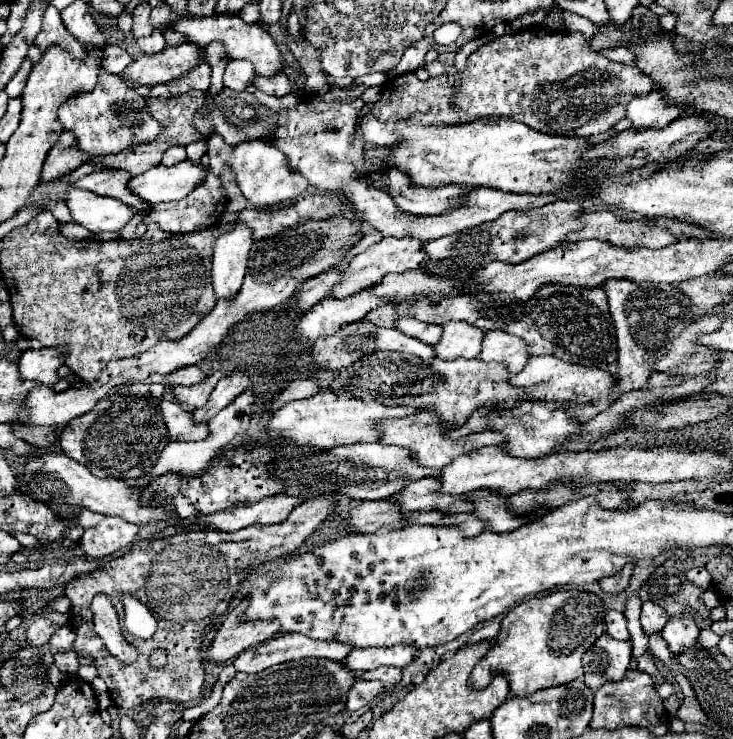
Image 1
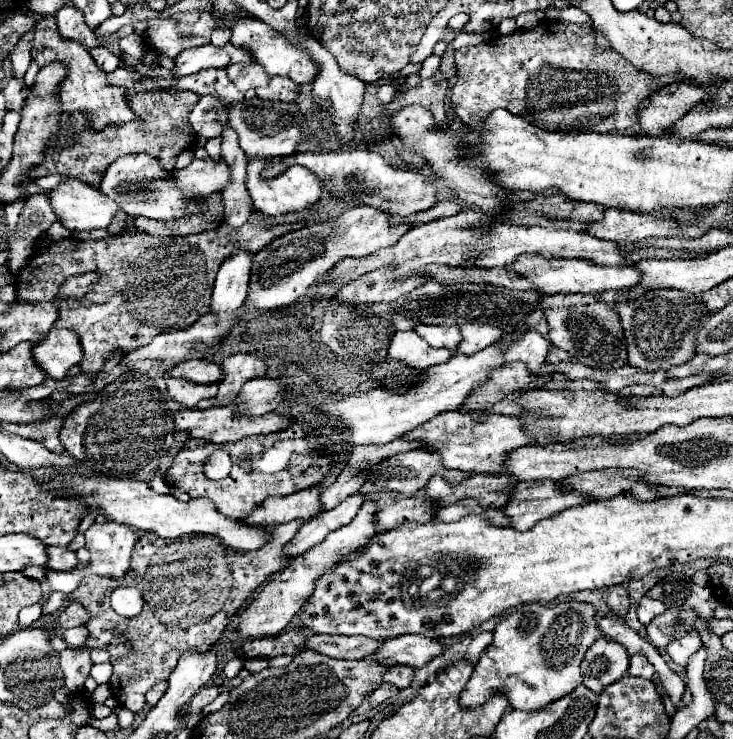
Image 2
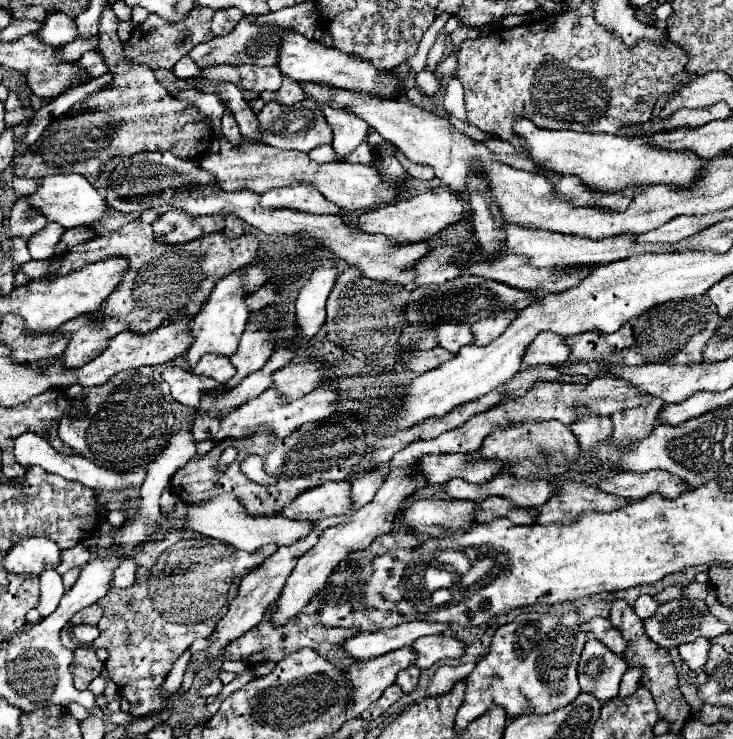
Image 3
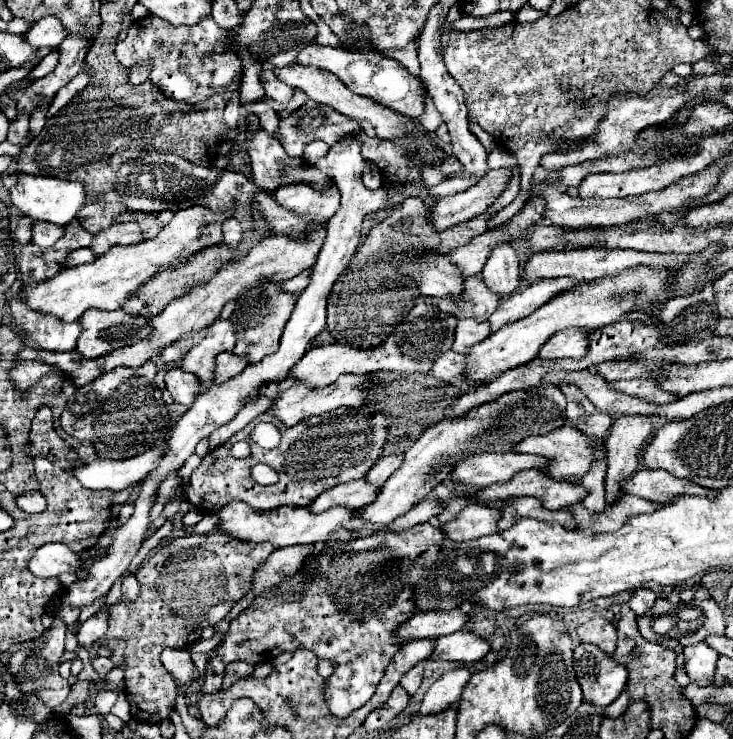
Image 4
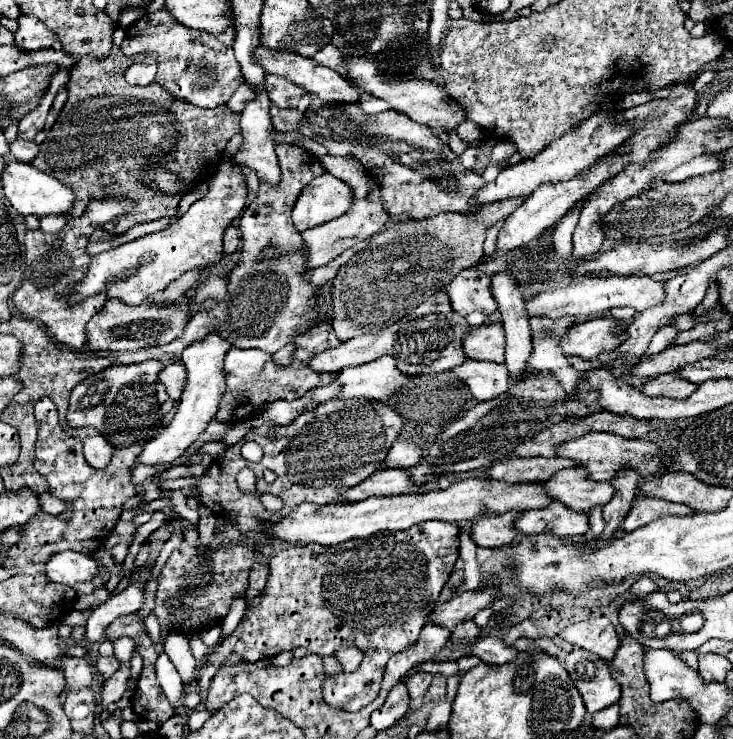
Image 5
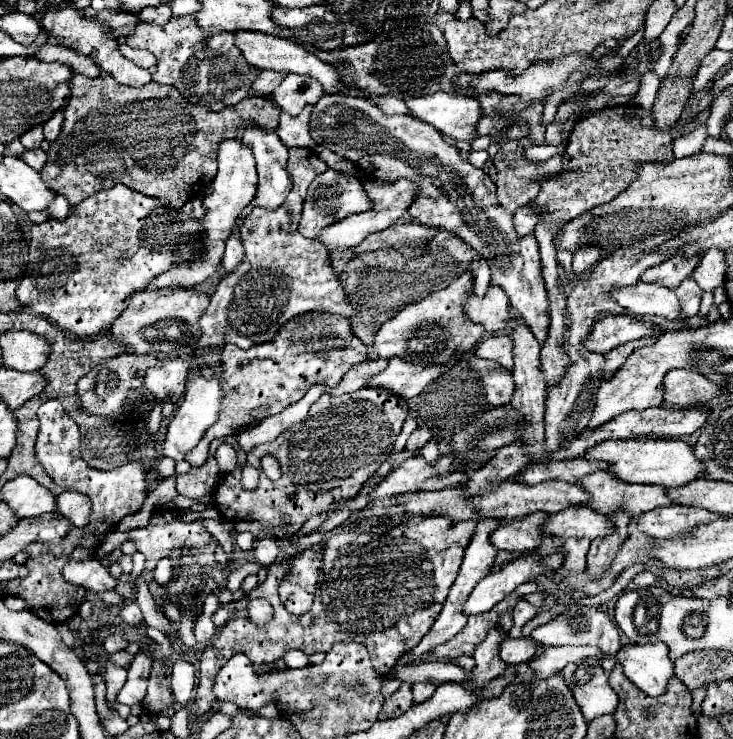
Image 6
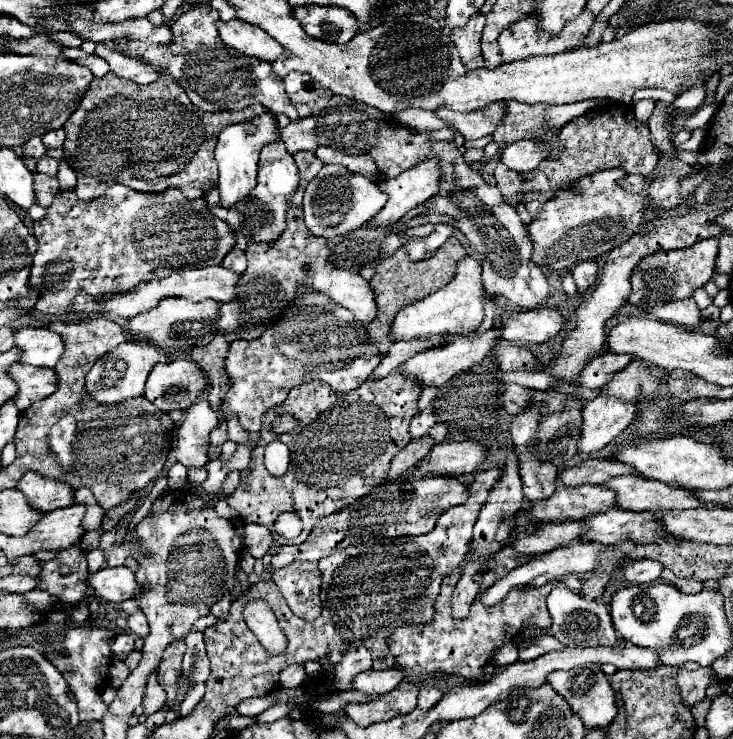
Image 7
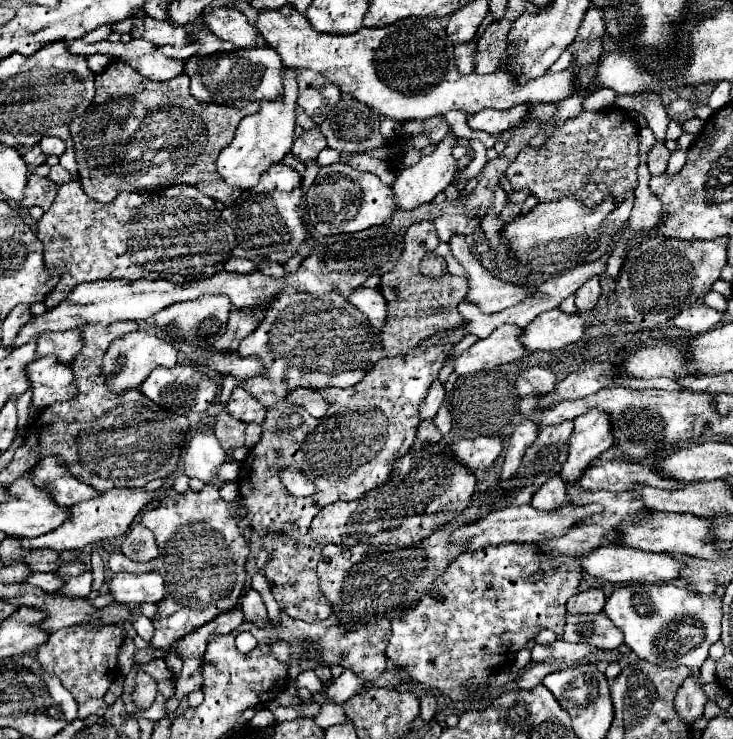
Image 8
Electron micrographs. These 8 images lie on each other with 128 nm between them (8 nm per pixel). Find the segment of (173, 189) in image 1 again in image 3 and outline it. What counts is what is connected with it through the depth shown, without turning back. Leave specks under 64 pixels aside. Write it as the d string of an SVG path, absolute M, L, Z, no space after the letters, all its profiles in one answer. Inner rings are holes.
M220 126L218 132L214 132L220 140L220 152L208 154L200 158L200 166L218 176L218 184L226 190L238 190L238 188L250 188L252 192L268 192L270 188L290 186L308 182L318 188L318 192L338 204L342 210L354 212L354 210L370 210L378 204L388 204L396 198L396 186L386 182L374 166L364 164L350 164L350 162L328 162L328 164L316 164L310 160L304 152L282 152L274 146L264 144L250 144L248 140L242 140L238 144L232 144L224 138Z

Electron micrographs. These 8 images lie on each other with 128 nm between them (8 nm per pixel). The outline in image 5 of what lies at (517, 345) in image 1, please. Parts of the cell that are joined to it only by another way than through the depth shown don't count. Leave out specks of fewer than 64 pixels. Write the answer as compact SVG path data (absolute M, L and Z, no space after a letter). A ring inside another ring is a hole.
M592 318L582 324L574 324L564 338L560 348L566 356L596 358L602 352L616 350L628 340L628 330L614 318Z

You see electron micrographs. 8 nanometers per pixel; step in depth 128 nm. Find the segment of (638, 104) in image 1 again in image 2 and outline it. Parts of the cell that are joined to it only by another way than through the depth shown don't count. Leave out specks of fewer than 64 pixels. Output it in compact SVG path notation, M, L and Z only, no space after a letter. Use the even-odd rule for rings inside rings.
M688 82L674 84L674 92L656 92L650 104L642 106L640 128L650 136L658 136L664 130L672 128L686 112L690 112L696 104L706 98L708 92L704 88L690 86Z

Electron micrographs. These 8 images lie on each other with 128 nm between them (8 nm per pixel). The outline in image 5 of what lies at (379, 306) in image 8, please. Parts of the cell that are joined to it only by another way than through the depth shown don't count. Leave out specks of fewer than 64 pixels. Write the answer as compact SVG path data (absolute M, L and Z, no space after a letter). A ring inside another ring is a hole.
M282 144L282 146L276 146L276 154L278 154L278 160L280 160L280 168L282 168L282 184L278 184L278 188L270 188L270 184L260 184L260 190L258 190L258 198L242 212L242 218L240 218L240 232L242 232L242 258L238 262L238 266L230 272L230 278L228 278L228 292L226 292L226 298L216 302L216 300L206 300L200 310L192 316L190 324L186 326L186 332L182 338L174 340L172 344L168 346L162 346L162 348L148 348L148 350L142 350L142 352L116 352L116 354L110 354L114 362L124 362L124 364L130 364L130 362L144 362L144 360L152 360L152 358L158 358L162 354L180 354L184 348L188 348L190 344L198 342L198 340L204 340L208 336L208 332L230 332L230 342L236 346L236 348L260 348L264 352L278 352L290 338L298 336L300 332L308 330L310 326L316 326L320 322L326 320L326 308L320 306L318 308L318 288L312 286L304 274L306 274L306 246L302 244L302 236L300 232L294 228L292 224L292 208L294 208L294 202L298 200L300 192L320 174L324 174L324 168L322 168L322 162L306 152L304 148L296 146L296 144ZM264 248L274 248L276 252L276 258L262 258L262 250Z

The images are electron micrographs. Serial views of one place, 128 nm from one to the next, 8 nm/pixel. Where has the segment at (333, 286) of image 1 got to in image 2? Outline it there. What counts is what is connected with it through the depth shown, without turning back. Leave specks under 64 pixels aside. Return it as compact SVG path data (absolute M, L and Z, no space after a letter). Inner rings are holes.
M464 208L456 216L440 218L428 224L420 224L406 232L394 246L386 250L378 250L376 254L368 254L366 258L346 258L340 260L332 268L332 280L330 286L338 288L346 284L348 280L356 280L358 276L372 272L376 268L394 264L398 276L402 272L420 272L422 268L430 264L450 264L450 266L482 266L482 268L494 268L494 266L510 266L516 262L522 254L538 254L544 258L582 258L596 266L624 266L634 264L644 258L694 258L694 252L688 250L662 250L662 248L638 248L632 252L624 252L618 248L618 242L600 240L590 234L582 232L566 232L566 230L554 230L554 228L538 228L538 226L508 226L500 220L492 220L490 216L482 214L474 208Z

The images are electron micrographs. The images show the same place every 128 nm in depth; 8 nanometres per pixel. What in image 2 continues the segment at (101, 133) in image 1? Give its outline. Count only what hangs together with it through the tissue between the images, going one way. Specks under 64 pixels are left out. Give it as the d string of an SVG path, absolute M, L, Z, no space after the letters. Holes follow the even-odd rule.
M44 16L42 20L36 22L30 54L32 54L32 60L40 68L44 68L52 62L66 64L66 70L68 70L66 80L62 80L58 86L58 96L60 96L64 112L68 112L68 114L72 114L72 112L90 114L94 130L104 130L106 126L120 126L120 124L138 120L136 114L126 104L126 92L118 86L106 84L106 72L102 72L96 66L90 52L82 44L78 44L76 40L62 40L58 36L58 30L54 28L54 16Z

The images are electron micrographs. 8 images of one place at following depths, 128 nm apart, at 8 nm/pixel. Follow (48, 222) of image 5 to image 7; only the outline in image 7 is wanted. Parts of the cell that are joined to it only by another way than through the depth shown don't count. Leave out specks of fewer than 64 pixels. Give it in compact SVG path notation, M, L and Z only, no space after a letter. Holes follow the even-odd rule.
M62 159L59 162L57 179L60 188L62 188L64 192L70 192L70 190L74 190L74 186L76 186L76 172L72 170L65 159Z

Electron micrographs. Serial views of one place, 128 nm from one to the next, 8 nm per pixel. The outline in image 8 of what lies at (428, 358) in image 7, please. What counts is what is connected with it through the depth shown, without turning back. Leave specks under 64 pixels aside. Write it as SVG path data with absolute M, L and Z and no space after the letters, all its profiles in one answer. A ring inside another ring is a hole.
M504 324L496 328L488 338L478 340L462 356L456 358L454 352L450 352L448 358L454 360L454 372L470 374L470 372L490 370L500 364L508 364L508 362L524 358L528 350L518 340L520 334L522 334L522 328L514 324Z

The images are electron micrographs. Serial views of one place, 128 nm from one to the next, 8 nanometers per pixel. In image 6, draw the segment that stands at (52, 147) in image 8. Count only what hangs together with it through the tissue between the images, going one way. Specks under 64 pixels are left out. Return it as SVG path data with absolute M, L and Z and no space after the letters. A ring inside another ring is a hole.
M56 112L56 114L44 124L44 138L46 138L48 142L52 142L52 140L58 138L60 130L62 130L62 112Z

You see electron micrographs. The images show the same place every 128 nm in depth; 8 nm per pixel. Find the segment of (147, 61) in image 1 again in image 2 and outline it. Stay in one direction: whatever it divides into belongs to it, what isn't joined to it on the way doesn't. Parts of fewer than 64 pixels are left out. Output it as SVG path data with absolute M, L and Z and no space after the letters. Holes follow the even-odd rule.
M228 42L222 48L206 44L206 46L184 50L174 62L176 62L174 76L180 78L180 76L196 74L204 68L226 68L228 64L234 64L234 62L250 64L254 62L254 58L250 56L250 52L246 52L246 48L238 48Z

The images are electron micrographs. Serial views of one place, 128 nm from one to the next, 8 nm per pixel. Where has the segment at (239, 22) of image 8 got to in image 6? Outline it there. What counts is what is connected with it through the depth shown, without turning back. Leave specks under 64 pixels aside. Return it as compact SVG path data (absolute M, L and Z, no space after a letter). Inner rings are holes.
M238 30L232 32L234 34L234 44L236 48L244 54L244 58L256 66L258 70L278 70L278 72L296 72L296 74L306 74L316 78L328 94L338 94L342 92L338 88L338 84L334 84L334 76L338 76L338 72L334 72L334 68L330 68L330 64L318 60L318 56L306 52L300 44L286 40L286 38L278 38L278 36L270 36L270 34L262 34L262 32L254 32L254 30Z

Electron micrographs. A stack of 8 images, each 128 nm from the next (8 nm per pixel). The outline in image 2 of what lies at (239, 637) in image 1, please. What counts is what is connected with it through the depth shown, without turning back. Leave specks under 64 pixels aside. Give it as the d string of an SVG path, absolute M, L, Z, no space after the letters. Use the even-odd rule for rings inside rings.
M374 500L364 502L360 512L348 526L342 526L342 528L330 532L320 544L316 544L308 552L294 558L290 562L290 566L286 566L268 584L264 584L260 588L260 592L256 594L256 598L250 602L250 606L244 612L240 612L238 634L244 638L260 638L260 636L274 636L274 634L282 632L292 622L292 618L300 612L300 608L308 600L308 596L314 592L316 580L322 574L326 574L326 570L330 570L332 566L342 562L342 558L350 556L352 552L362 550L368 544L368 540L380 532L376 526L376 518L374 518L376 512L378 512L378 508L376 508Z

